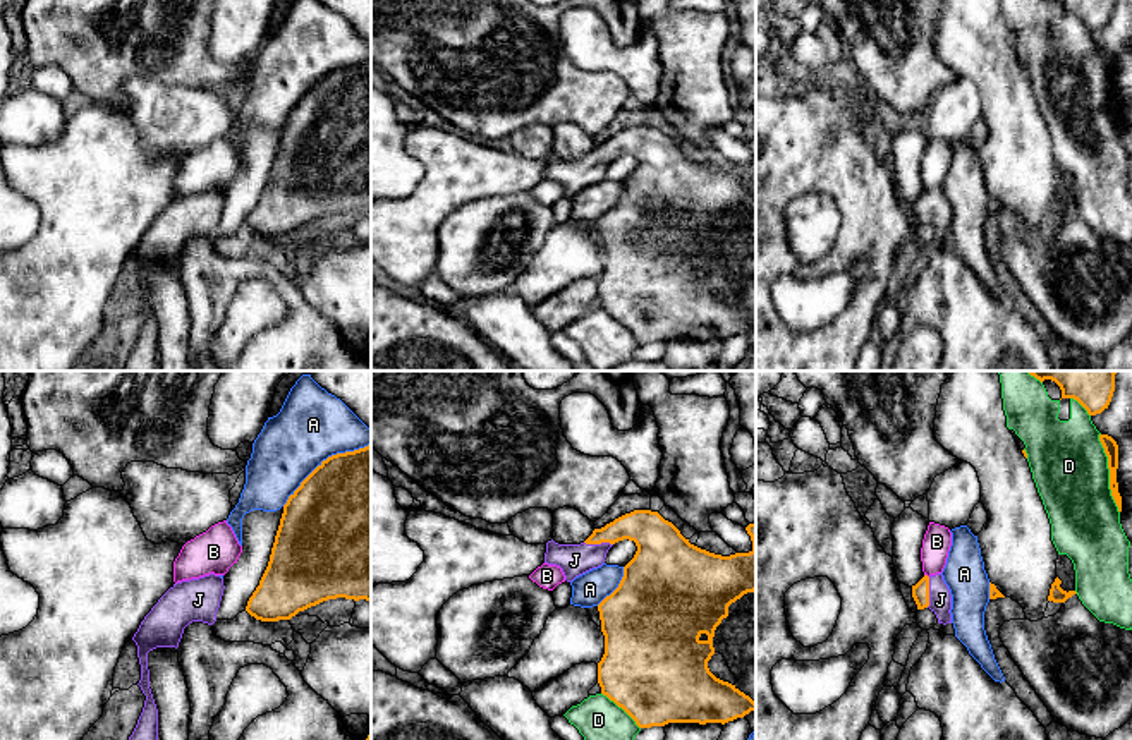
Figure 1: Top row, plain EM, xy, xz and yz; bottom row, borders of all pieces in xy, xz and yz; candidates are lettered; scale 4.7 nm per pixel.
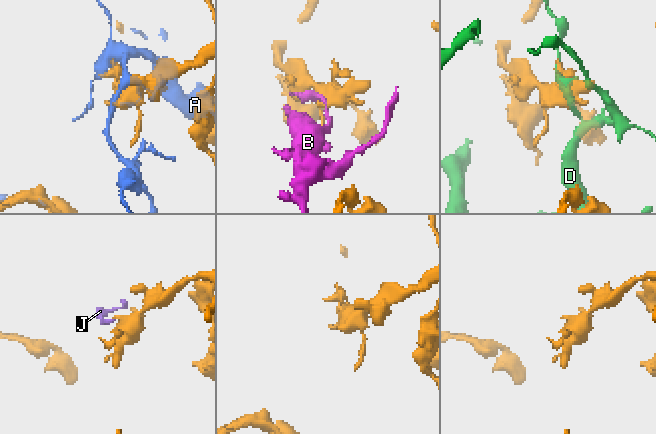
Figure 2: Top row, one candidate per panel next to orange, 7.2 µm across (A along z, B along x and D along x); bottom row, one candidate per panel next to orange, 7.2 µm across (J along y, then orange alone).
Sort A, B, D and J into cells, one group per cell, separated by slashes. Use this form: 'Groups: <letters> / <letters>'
Groups: A / B / D / J

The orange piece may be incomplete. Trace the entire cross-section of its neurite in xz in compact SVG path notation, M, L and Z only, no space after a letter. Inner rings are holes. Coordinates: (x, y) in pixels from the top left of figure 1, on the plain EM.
M634 125L594 144L581 160L558 160L553 155L546 158L545 179L560 182L567 197L601 182L615 158L636 158L637 167L624 182L618 203L598 220L605 251L598 299L601 309L622 323L639 343L668 338L725 340L756 326L749 311L716 294L708 283L715 270L715 246L728 232L728 221L756 206L756 137L746 146L752 165L721 172L691 160L658 127Z

